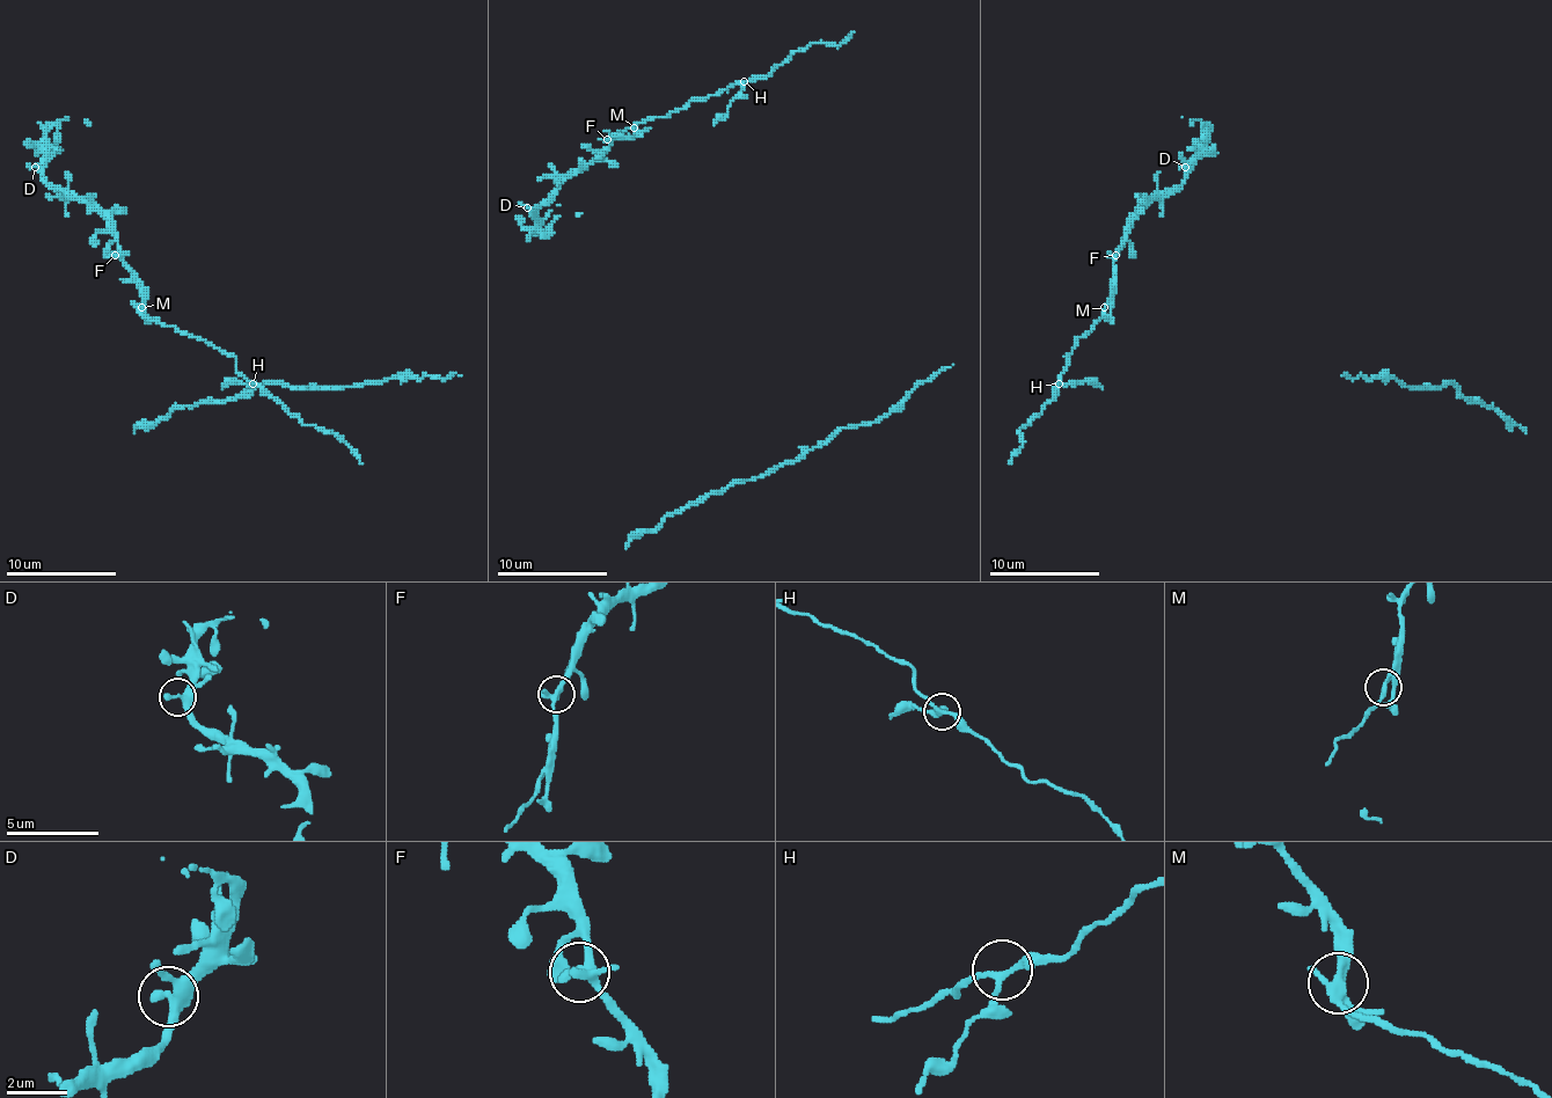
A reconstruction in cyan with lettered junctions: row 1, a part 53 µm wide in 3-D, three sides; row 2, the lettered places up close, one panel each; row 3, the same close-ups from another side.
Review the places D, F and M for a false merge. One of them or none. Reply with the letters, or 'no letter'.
M

